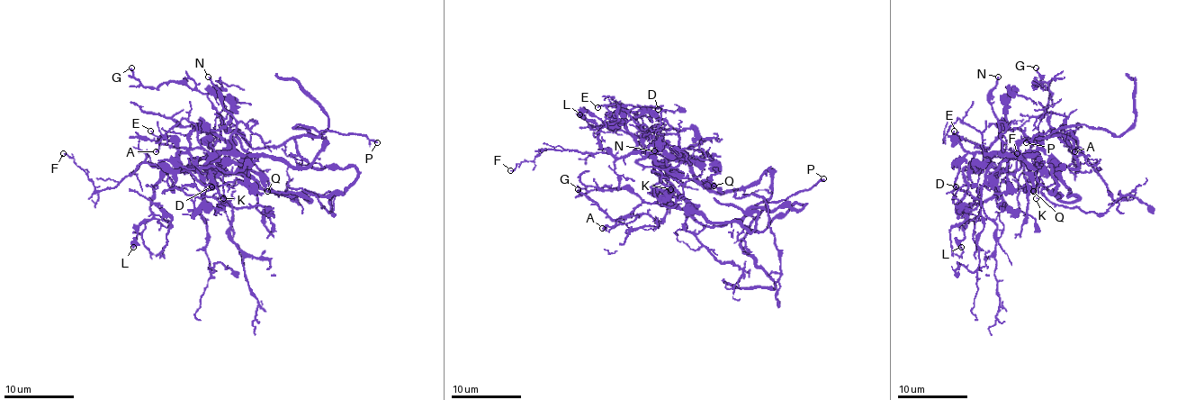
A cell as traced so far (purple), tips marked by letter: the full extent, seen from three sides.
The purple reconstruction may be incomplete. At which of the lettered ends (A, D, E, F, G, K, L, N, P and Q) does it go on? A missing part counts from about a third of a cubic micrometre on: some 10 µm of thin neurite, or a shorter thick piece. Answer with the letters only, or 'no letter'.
D, N

